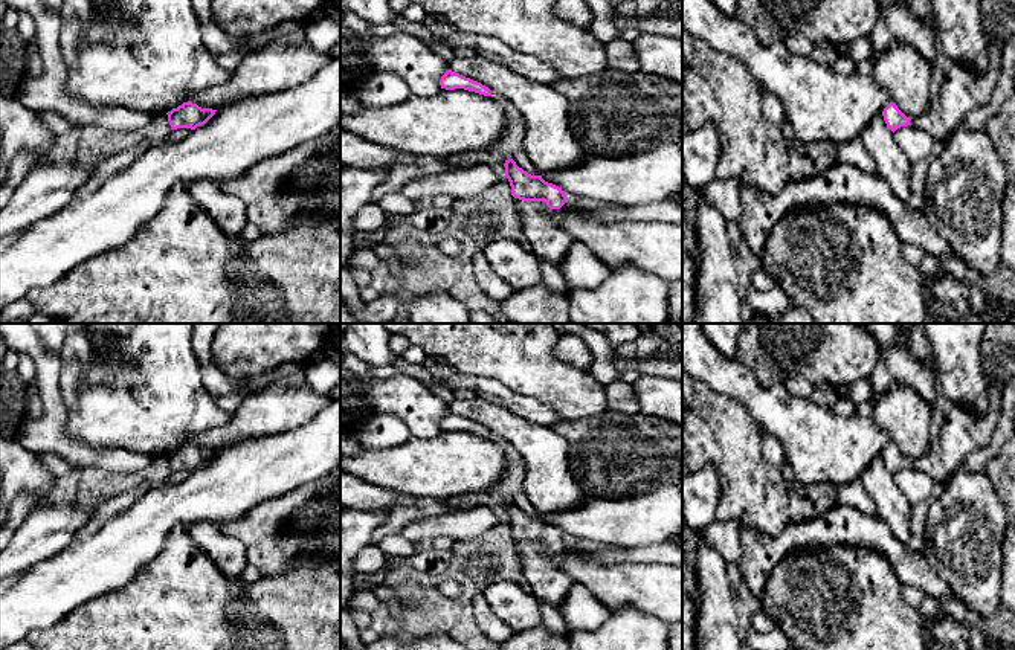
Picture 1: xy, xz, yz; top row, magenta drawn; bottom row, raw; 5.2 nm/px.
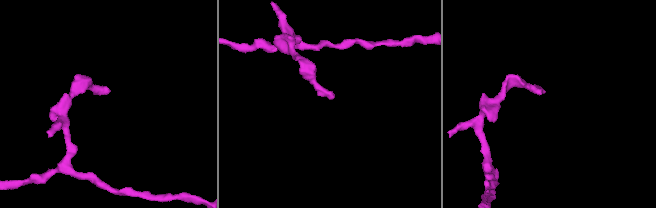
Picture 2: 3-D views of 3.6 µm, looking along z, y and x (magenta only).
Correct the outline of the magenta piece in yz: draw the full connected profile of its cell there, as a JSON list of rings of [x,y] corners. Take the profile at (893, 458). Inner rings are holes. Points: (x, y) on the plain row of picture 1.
[[[988,356],[995,369],[988,381],[991,403],[986,415],[978,417],[965,406],[954,406],[945,415],[940,433],[931,439],[926,453],[913,461],[907,459],[894,446],[888,446],[882,458],[893,475],[901,468],[911,467],[926,473],[934,482],[943,482],[968,455],[989,444],[1000,417],[1004,381],[995,357]]]

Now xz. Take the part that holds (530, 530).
[[[513,500],[505,502],[505,517],[516,540],[516,549],[522,563],[522,574],[533,587],[539,601],[560,610],[569,589],[575,584],[566,575],[553,551],[560,551],[566,537],[562,529],[548,525],[542,517],[531,517],[516,507]]]

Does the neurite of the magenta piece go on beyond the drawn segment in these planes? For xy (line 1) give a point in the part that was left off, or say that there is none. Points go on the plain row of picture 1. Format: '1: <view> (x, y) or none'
1: none

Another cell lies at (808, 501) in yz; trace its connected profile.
[[[783,462],[781,473],[786,481],[791,520],[806,522],[838,505],[838,487],[829,482],[801,484],[789,462]]]

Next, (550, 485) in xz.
[[[479,397],[455,398],[449,412],[481,424],[520,453],[525,461],[522,490],[539,517],[574,511],[588,499],[572,476],[569,442],[551,426],[533,423]]]

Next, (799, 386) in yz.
[[[800,375],[788,378],[785,386],[788,388],[791,395],[804,400],[810,400],[815,389],[807,378]]]

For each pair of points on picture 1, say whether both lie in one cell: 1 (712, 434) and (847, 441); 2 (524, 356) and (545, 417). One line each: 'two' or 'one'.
1: two
2: two

